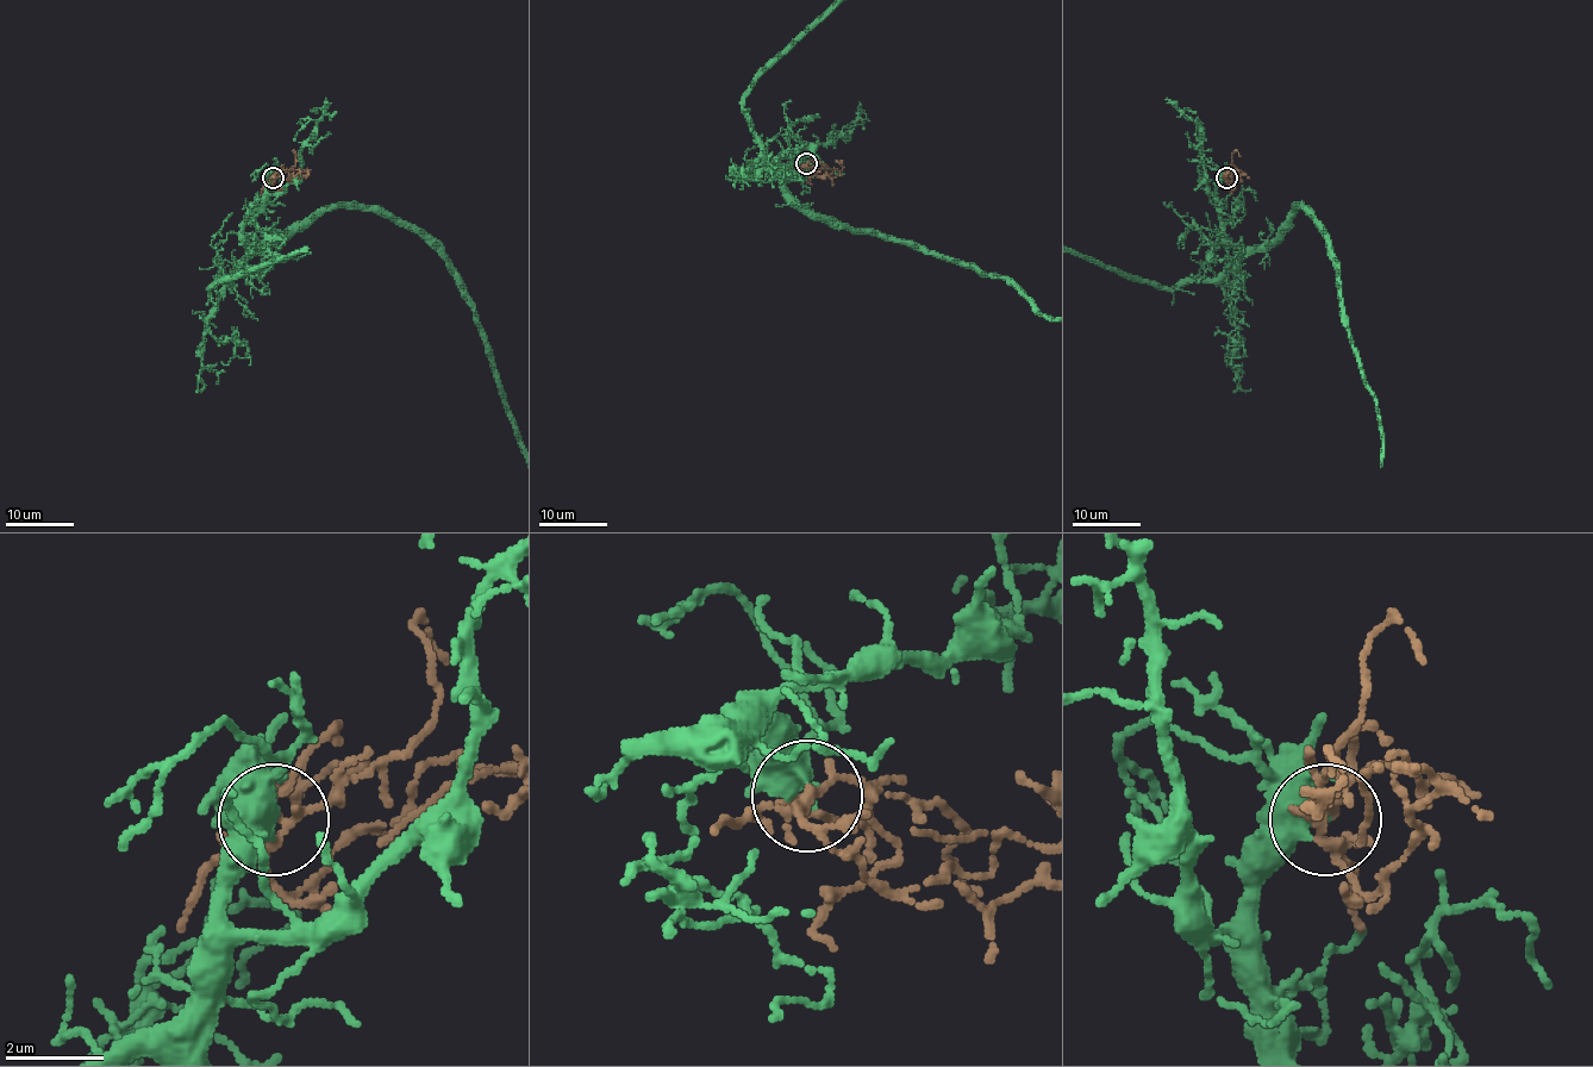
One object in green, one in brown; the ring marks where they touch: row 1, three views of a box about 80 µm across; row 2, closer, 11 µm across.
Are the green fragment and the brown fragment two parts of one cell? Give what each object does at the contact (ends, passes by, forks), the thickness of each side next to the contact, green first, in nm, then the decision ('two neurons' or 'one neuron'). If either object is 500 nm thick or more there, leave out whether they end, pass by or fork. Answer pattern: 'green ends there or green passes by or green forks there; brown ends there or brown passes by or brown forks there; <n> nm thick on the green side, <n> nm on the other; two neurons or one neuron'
600 nm thick on the green side, 160 nm on the other; one neuron

